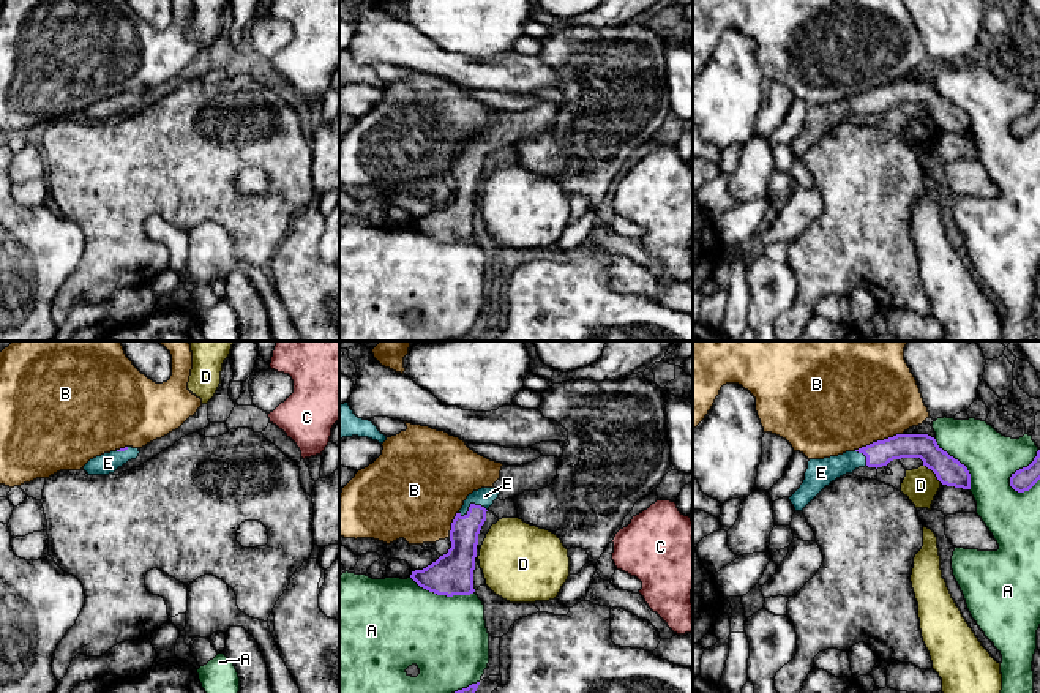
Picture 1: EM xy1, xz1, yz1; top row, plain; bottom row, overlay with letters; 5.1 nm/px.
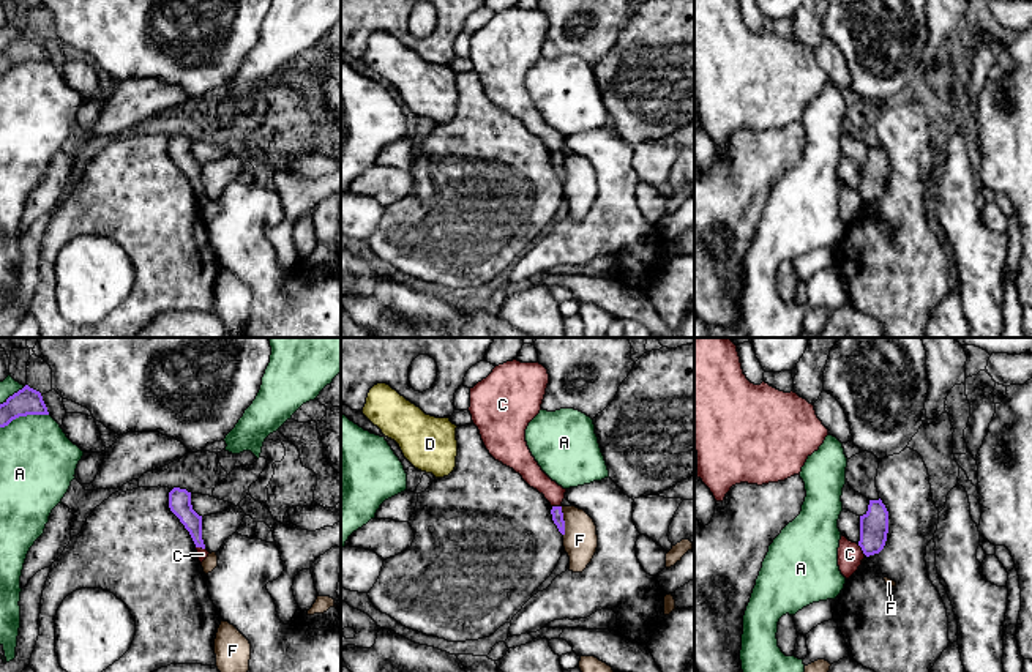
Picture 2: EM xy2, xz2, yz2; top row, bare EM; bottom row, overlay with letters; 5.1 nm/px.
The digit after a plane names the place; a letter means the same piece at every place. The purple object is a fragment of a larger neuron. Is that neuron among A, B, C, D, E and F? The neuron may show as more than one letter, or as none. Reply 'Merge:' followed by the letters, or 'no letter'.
Merge: E

